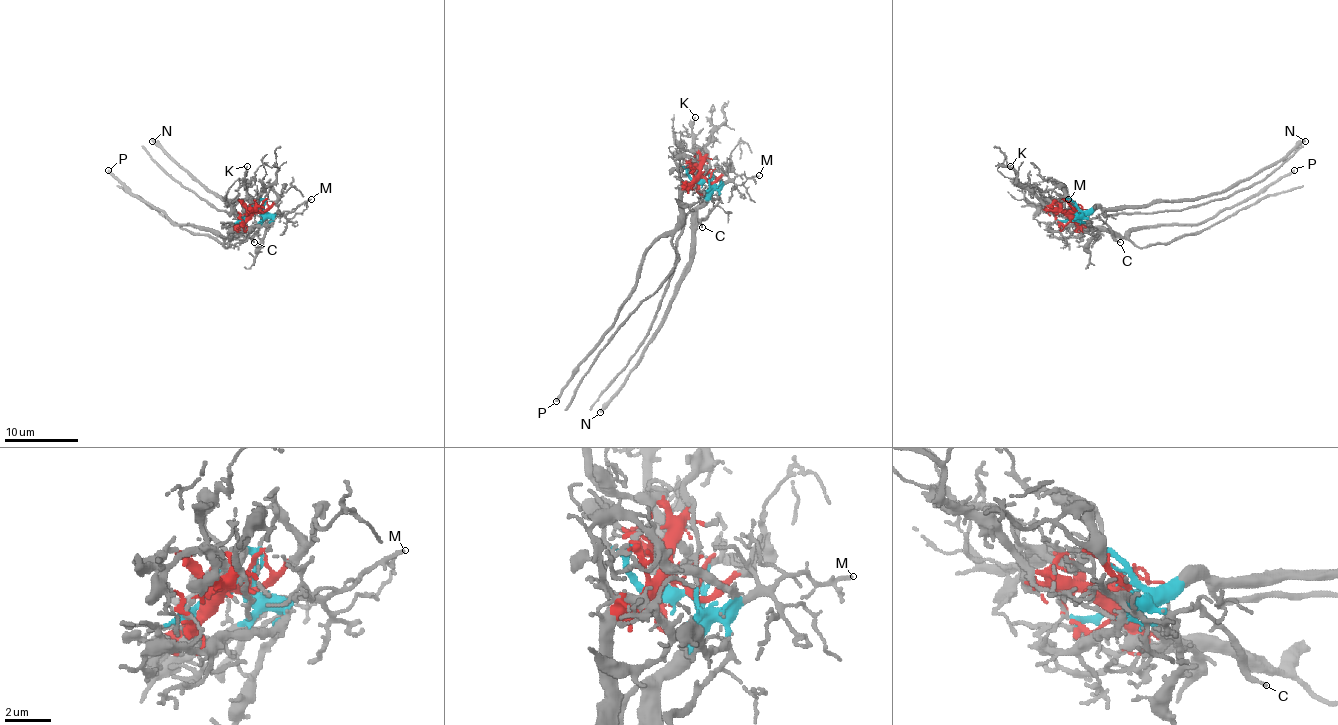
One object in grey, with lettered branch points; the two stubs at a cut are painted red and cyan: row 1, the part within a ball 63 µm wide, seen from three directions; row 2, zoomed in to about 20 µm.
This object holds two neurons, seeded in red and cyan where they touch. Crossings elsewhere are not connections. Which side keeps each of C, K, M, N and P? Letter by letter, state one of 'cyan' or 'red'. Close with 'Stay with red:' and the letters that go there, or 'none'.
C: cyan
K: red
M: cyan
N: cyan
P: red
Stay with red: K, P

